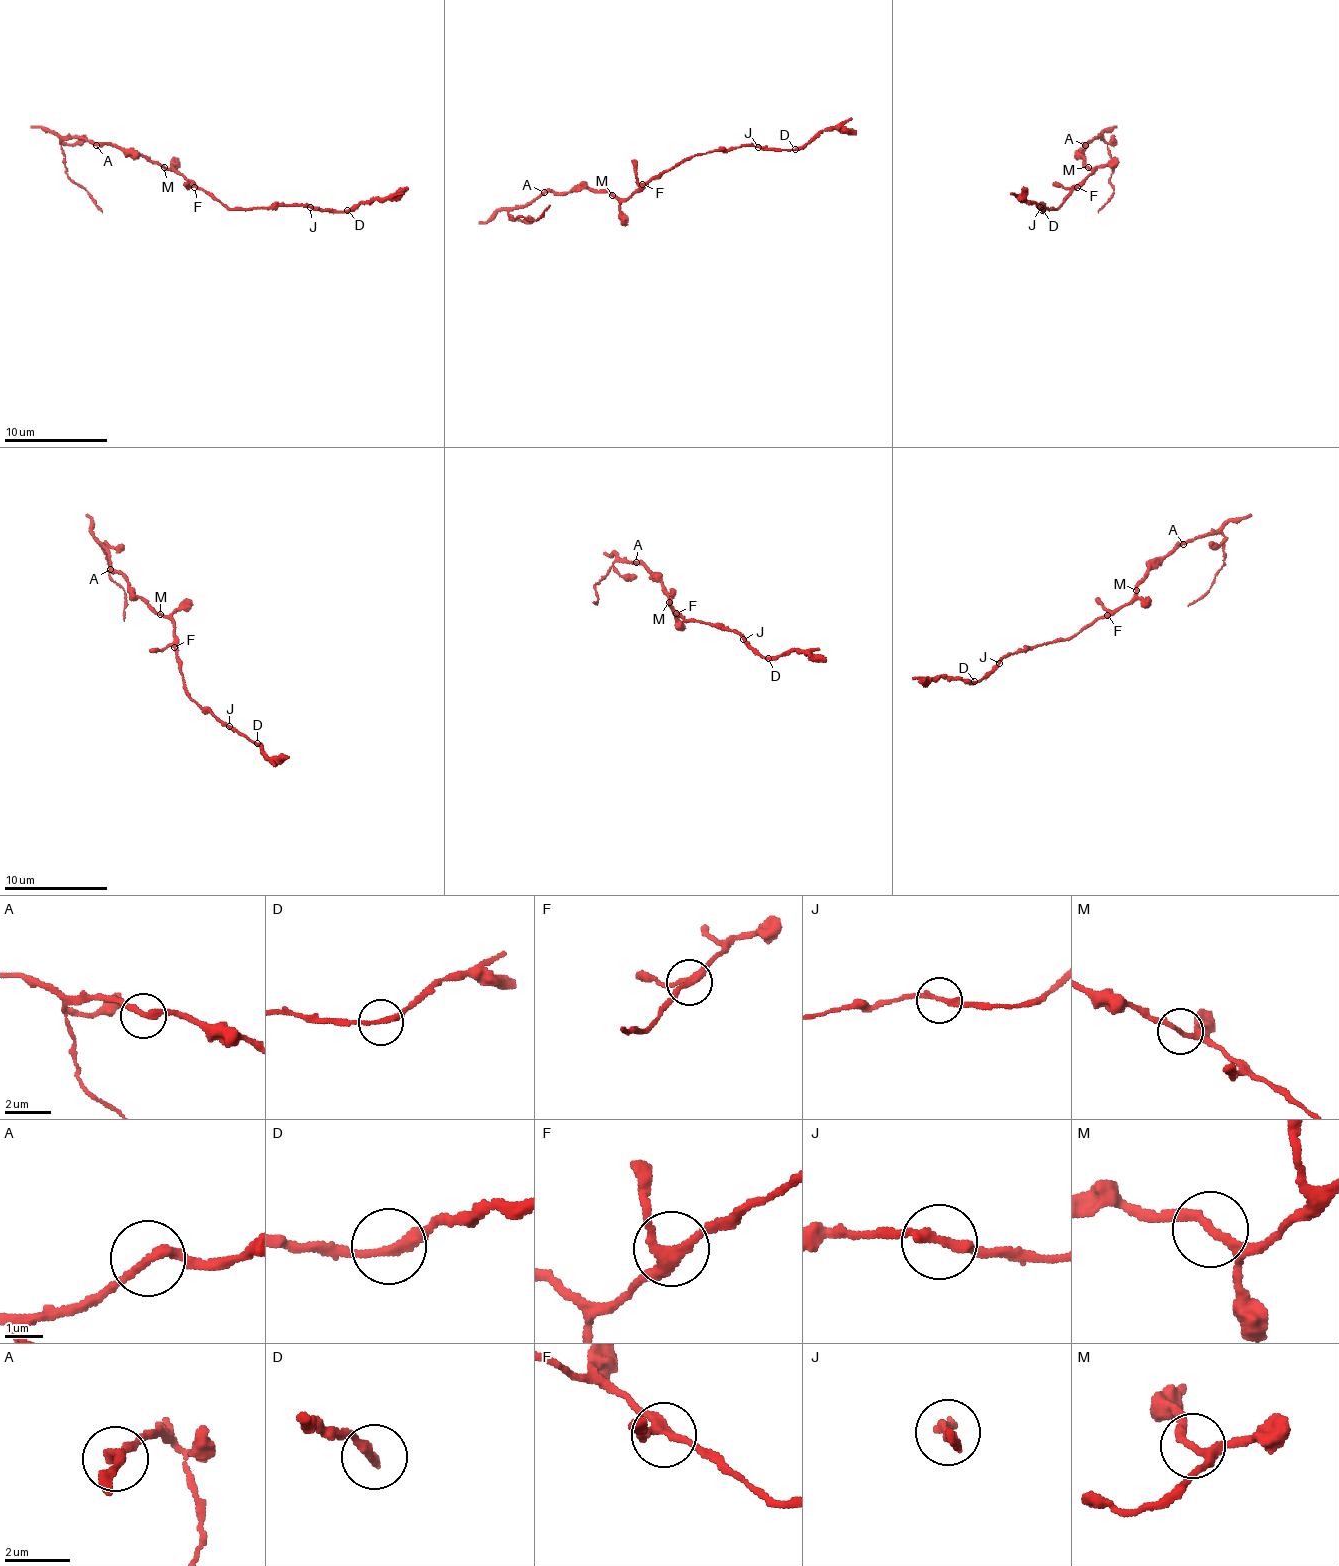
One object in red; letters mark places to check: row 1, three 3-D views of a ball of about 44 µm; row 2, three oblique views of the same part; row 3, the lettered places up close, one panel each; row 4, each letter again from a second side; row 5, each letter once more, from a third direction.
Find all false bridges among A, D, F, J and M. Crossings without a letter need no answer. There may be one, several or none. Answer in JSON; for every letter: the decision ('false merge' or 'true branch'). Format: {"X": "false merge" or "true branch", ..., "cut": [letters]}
{"A": "true branch", "D": "true branch", "F": "true branch", "J": "true branch", "M": "true branch", "cut": []}

